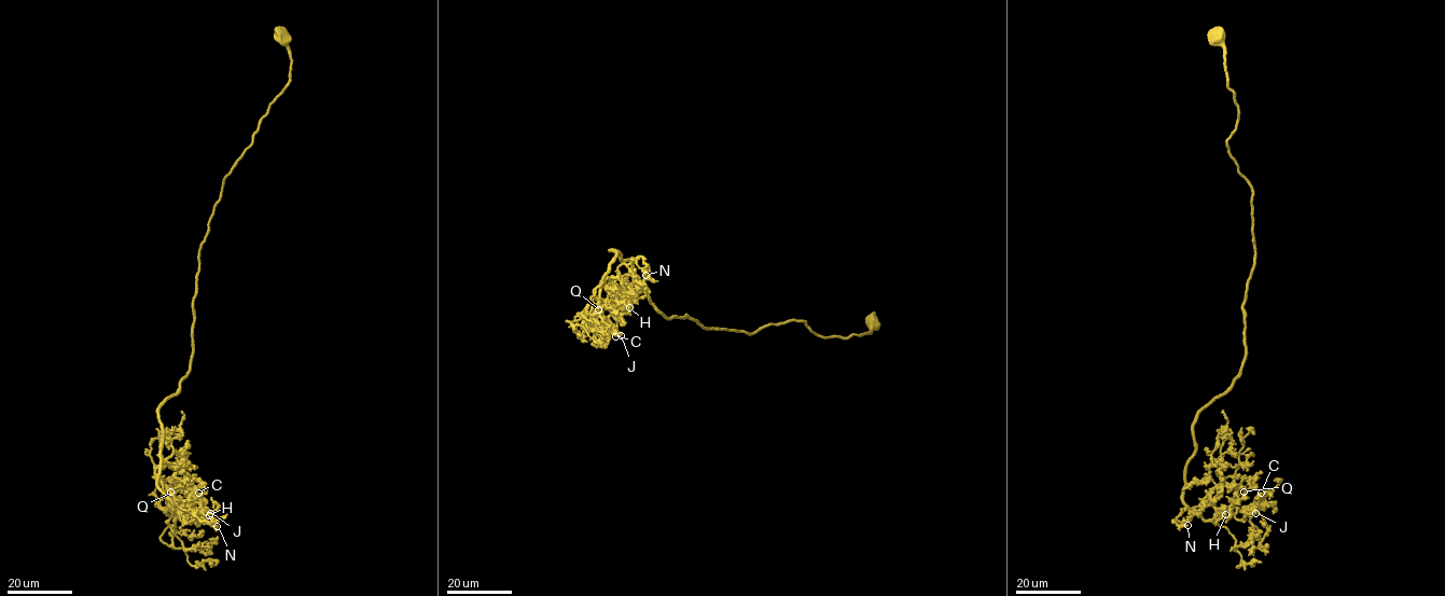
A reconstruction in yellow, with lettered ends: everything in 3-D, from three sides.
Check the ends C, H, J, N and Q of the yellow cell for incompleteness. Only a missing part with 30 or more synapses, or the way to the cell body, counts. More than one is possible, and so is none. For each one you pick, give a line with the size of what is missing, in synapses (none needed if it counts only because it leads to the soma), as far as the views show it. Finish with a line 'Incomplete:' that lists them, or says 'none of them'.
Incomplete: none of them

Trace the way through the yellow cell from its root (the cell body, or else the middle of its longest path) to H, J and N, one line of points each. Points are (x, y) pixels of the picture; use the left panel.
H: (280, 37), (290, 82), (224, 180), (198, 251), (190, 370), (157, 412), (157, 487), (174, 521), (209, 515)
J: (280, 37), (290, 82), (224, 180), (198, 251), (190, 370), (157, 412), (157, 487), (174, 521), (210, 513)
N: (280, 37), (290, 82), (224, 180), (190, 370), (157, 412), (174, 521), (175, 502), (217, 526)

